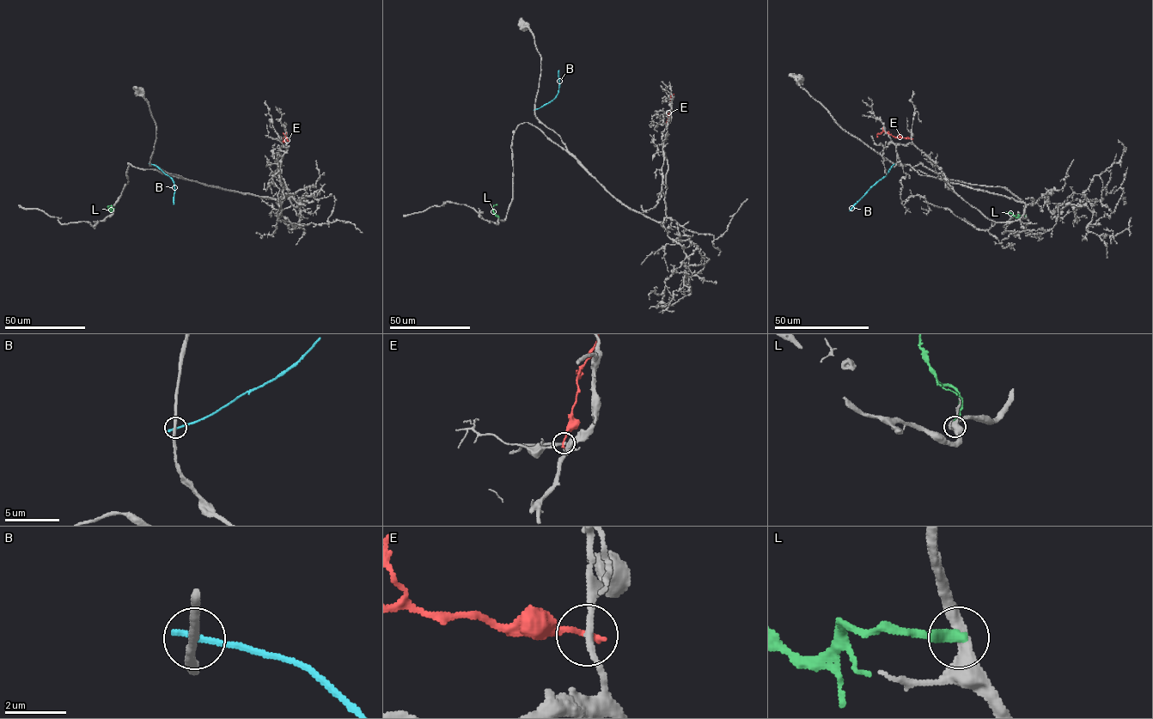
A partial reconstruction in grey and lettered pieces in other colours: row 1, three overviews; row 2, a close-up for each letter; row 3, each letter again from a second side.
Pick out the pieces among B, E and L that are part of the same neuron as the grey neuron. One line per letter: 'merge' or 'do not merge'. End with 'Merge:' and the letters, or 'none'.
B: do not merge
E: do not merge
L: do not merge
Merge: none

